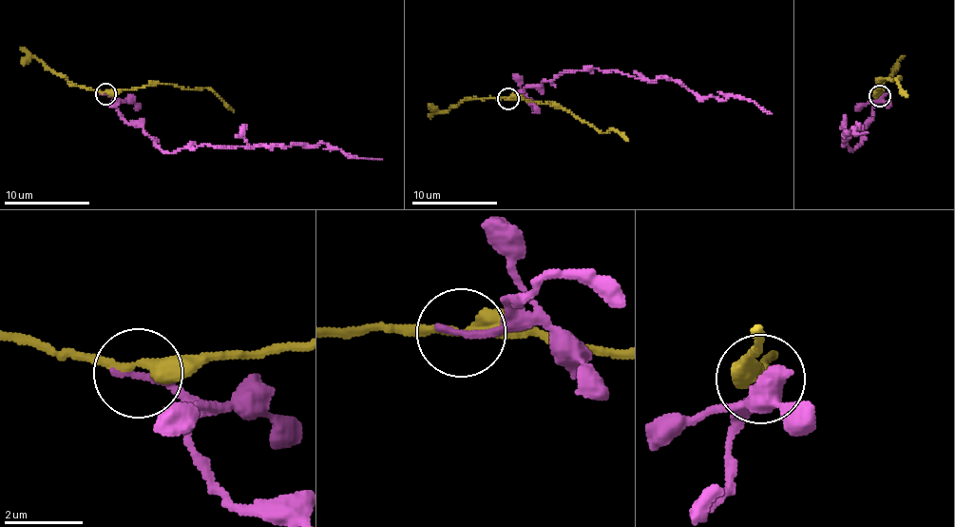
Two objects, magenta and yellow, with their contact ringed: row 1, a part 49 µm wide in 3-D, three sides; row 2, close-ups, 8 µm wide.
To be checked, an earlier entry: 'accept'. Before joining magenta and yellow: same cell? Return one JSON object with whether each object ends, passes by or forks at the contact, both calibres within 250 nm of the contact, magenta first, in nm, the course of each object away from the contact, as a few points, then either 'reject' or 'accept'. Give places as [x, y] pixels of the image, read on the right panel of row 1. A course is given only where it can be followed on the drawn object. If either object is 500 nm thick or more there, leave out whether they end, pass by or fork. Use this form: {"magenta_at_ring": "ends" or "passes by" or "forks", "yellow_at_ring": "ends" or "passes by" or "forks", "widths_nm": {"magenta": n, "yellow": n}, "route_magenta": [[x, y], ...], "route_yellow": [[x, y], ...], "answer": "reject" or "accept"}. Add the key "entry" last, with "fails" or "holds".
{"magenta_at_ring": "ends", "yellow_at_ring": "passes by", "widths_nm": {"magenta": 170, "yellow": 240}, "route_magenta": [[880, 96], [860, 144], [851, 151], [844, 144], [843, 133], [858, 124], [857, 134], [867, 132]], "route_yellow": [[880, 94], [881, 79], [892, 81], [900, 76], [897, 84], [907, 97]], "answer": "reject", "entry": "fails"}

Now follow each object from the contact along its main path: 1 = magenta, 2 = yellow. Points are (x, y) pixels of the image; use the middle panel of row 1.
1: (508, 99), (565, 72), (594, 68), (649, 80), (671, 78), (700, 97), (736, 95), (772, 113)
2: (508, 99), (539, 101), (565, 108), (607, 133), (615, 129), (627, 141)

